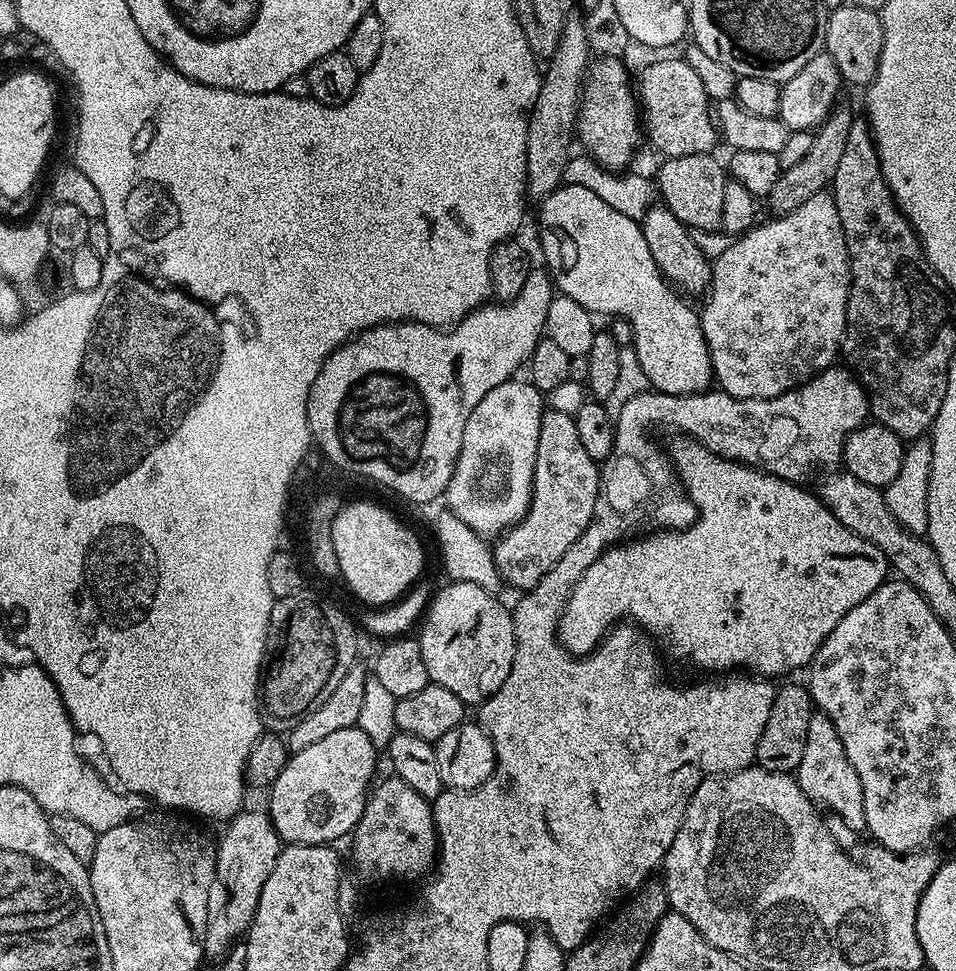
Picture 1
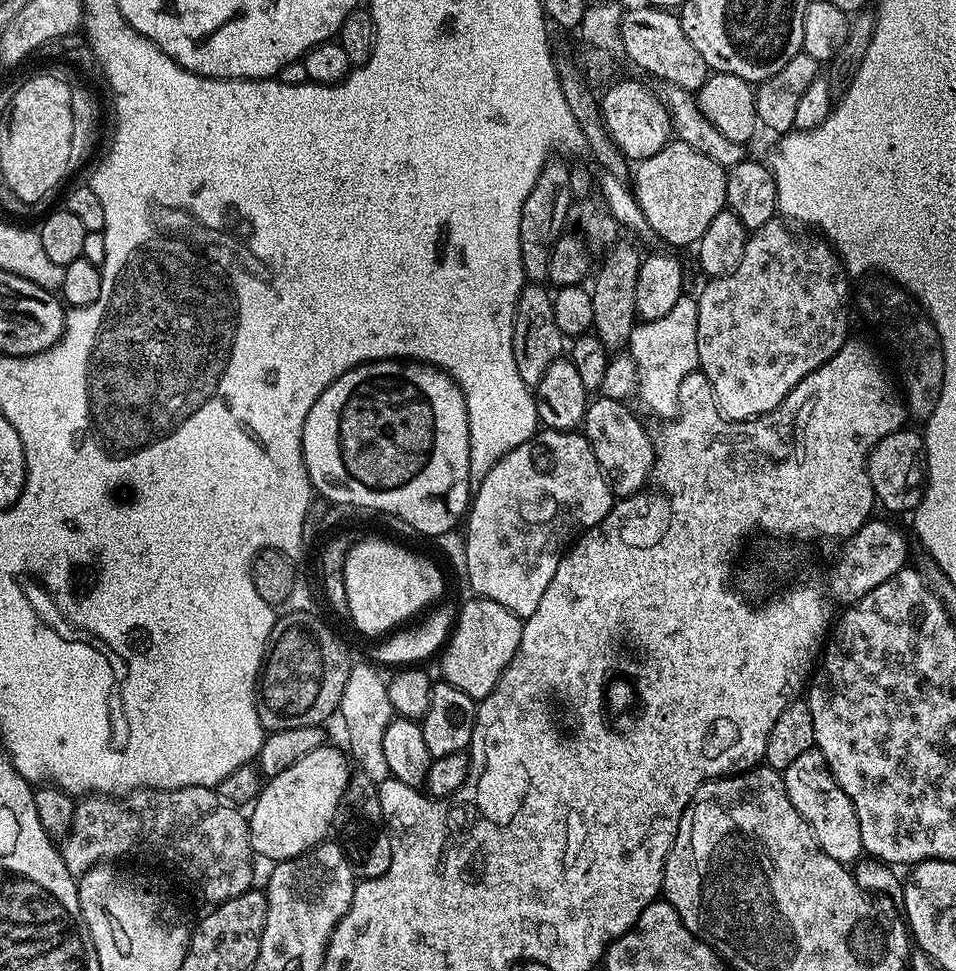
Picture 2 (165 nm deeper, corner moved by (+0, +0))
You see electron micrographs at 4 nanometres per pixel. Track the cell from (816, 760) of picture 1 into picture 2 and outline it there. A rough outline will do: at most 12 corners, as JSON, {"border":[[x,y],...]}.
{"border":[[814,746],[783,769],[794,810],[838,863],[865,855],[858,814]]}

